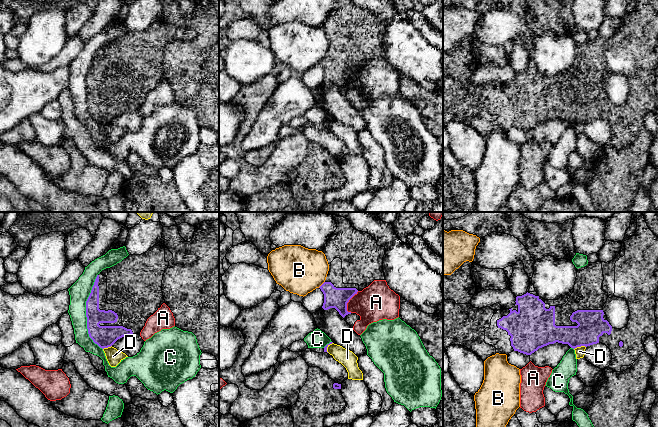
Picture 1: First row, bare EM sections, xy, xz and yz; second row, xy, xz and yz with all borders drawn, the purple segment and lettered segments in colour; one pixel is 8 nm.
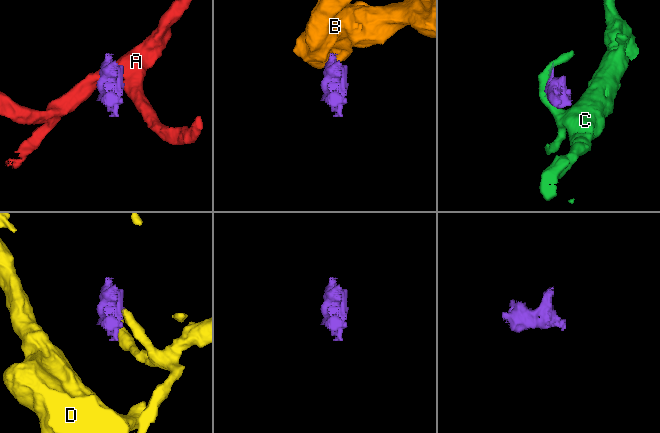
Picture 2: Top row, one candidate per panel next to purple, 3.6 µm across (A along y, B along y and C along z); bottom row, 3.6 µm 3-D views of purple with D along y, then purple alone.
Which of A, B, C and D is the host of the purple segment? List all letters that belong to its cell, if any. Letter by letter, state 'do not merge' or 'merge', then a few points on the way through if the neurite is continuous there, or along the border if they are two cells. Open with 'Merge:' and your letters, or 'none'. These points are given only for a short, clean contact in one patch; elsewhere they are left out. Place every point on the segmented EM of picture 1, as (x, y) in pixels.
Merge: none
A: do not merge; border xz (358, 291), (347, 303), (348, 312)
B: do not merge; border xz (324, 281), (318, 287)
C: do not merge
D: do not merge; border yz (585, 346), (577, 346), (574, 349)

